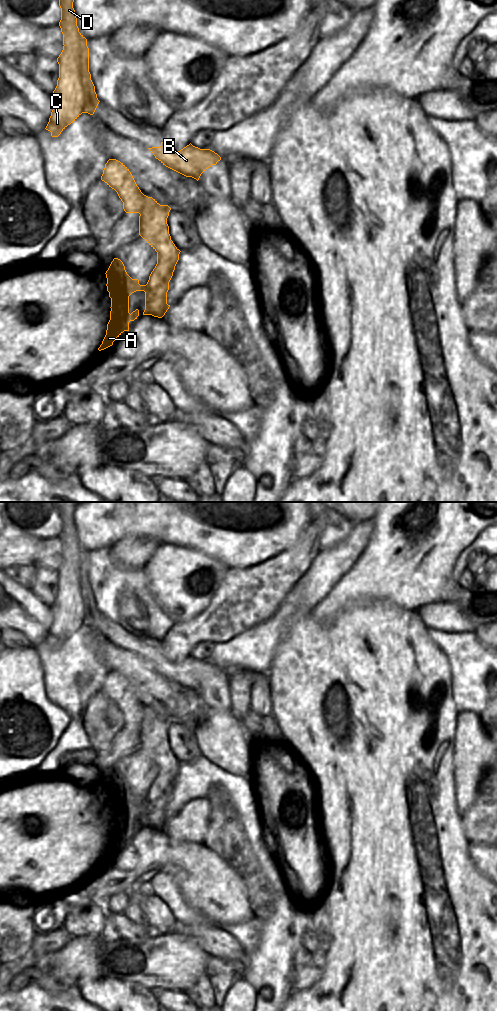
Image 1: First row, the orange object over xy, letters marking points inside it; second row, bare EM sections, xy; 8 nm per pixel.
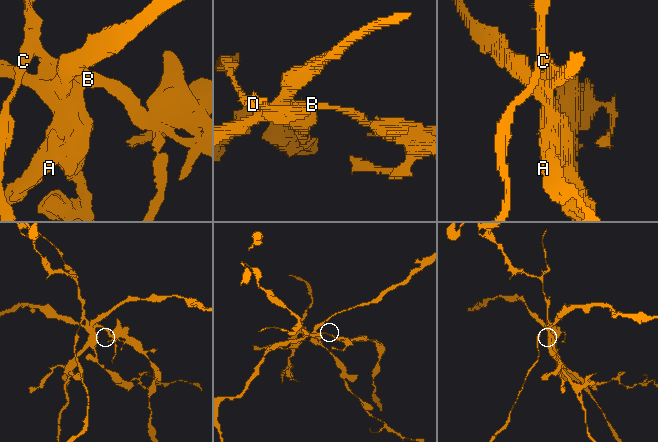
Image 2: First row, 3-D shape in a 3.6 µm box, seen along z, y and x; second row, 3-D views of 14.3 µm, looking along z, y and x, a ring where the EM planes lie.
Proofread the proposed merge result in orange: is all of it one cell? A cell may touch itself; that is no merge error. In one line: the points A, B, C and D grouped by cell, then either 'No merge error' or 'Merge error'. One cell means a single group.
Groups: A B D / C. Merge error

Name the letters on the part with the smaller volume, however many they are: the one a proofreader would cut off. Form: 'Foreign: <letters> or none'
Foreign: C

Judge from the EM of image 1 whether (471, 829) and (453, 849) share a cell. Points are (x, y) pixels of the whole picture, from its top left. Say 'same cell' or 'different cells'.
different cells

